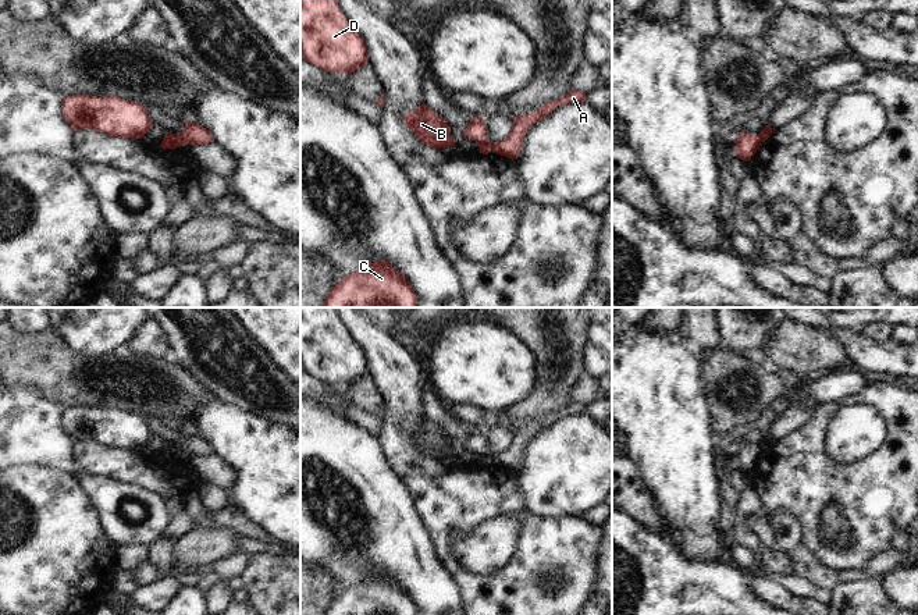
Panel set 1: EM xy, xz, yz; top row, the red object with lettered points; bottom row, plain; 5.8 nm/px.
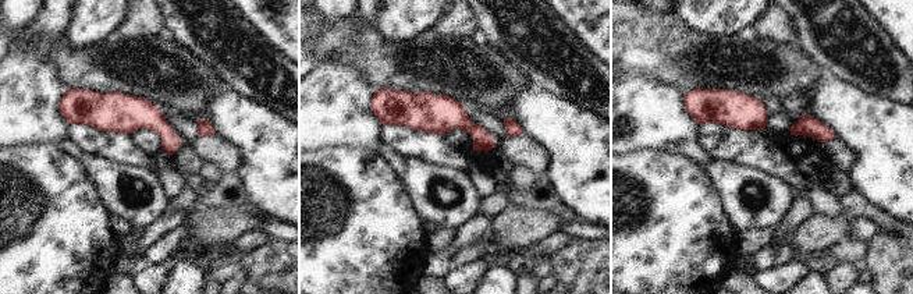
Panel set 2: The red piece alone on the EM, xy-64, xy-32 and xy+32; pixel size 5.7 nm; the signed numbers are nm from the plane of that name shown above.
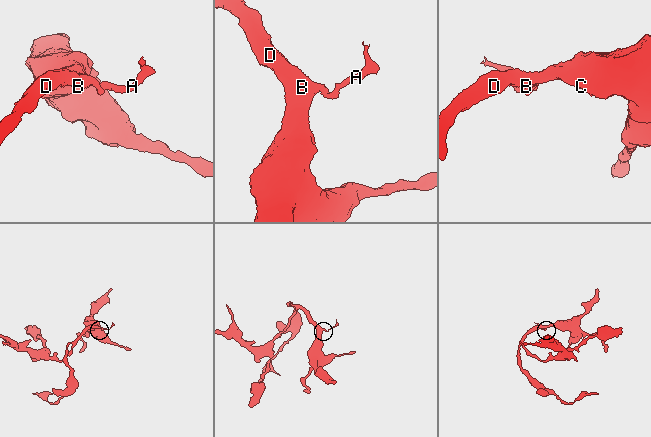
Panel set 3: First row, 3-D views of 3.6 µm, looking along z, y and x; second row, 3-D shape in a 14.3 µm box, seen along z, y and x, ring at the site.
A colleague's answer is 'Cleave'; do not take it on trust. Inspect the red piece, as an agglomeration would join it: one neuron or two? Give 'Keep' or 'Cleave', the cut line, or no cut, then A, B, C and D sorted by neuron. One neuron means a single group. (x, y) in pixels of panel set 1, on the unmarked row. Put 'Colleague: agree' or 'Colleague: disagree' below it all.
Cleave. Split along xy (171, 445), (184, 455). Groups: A / B C D.
Colleague: agree

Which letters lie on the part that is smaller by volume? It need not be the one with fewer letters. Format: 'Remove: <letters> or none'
Remove: A

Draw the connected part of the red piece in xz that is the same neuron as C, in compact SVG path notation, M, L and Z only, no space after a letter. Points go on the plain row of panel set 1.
M376 572L342 590L324 615L417 615L417 609L395 577Z

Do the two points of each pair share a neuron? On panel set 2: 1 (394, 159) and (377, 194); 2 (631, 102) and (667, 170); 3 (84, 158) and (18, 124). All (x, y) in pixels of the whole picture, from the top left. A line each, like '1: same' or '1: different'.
1: different
2: different
3: different

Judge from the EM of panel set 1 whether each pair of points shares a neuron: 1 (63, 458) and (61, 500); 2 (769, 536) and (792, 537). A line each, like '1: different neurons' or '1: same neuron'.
1: different neurons
2: different neurons

